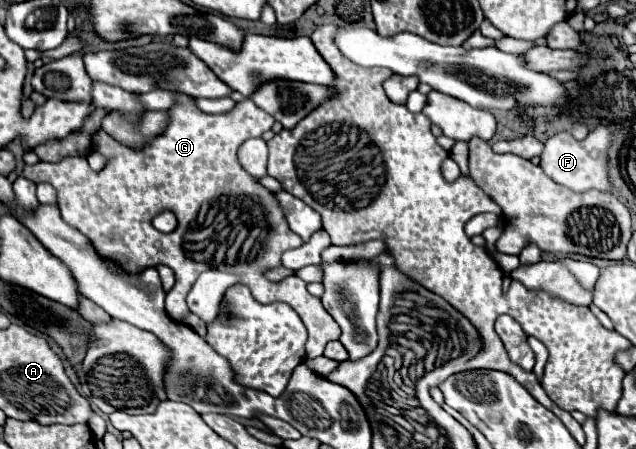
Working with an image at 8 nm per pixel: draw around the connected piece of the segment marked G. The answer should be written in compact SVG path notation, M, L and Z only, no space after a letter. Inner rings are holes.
M172 91L176 97L176 105L168 109L168 123L160 135L154 139L146 141L142 149L130 149L122 143L118 143L114 137L110 137L104 129L98 129L92 137L92 149L98 151L106 159L106 167L100 173L94 173L88 167L88 161L84 157L66 157L58 163L44 163L40 161L38 165L24 167L24 177L34 181L34 183L50 183L54 185L58 193L58 207L62 213L62 219L90 237L90 241L96 245L96 251L102 257L112 257L112 261L118 261L126 265L130 271L140 271L142 267L158 265L164 263L168 265L174 275L176 283L168 291L168 315L174 321L182 321L190 309L186 305L186 295L192 289L194 281L202 271L208 269L218 269L224 273L232 273L240 277L240 283L250 287L252 297L258 303L274 303L274 301L284 301L288 303L304 321L308 333L305 345L307 359L314 359L323 355L324 347L328 341L338 340L341 330L334 319L328 315L328 311L322 307L322 301L318 297L312 297L306 291L306 283L300 277L284 277L282 281L270 281L266 277L268 269L276 269L282 265L280 257L284 251L300 247L304 241L302 237L296 237L292 229L288 229L288 223L284 221L284 213L280 213L280 205L276 205L276 197L272 197L272 191L260 185L256 179L248 175L248 171L242 169L242 165L236 159L238 147L250 139L250 137L260 137L264 131L268 131L274 123L270 114L264 113L258 105L254 105L252 99L244 99L236 103L236 107L228 113L222 115L204 115L204 111L196 109L194 97L188 97L180 91ZM170 209L176 219L178 227L172 233L160 233L152 227L152 219L156 213Z

